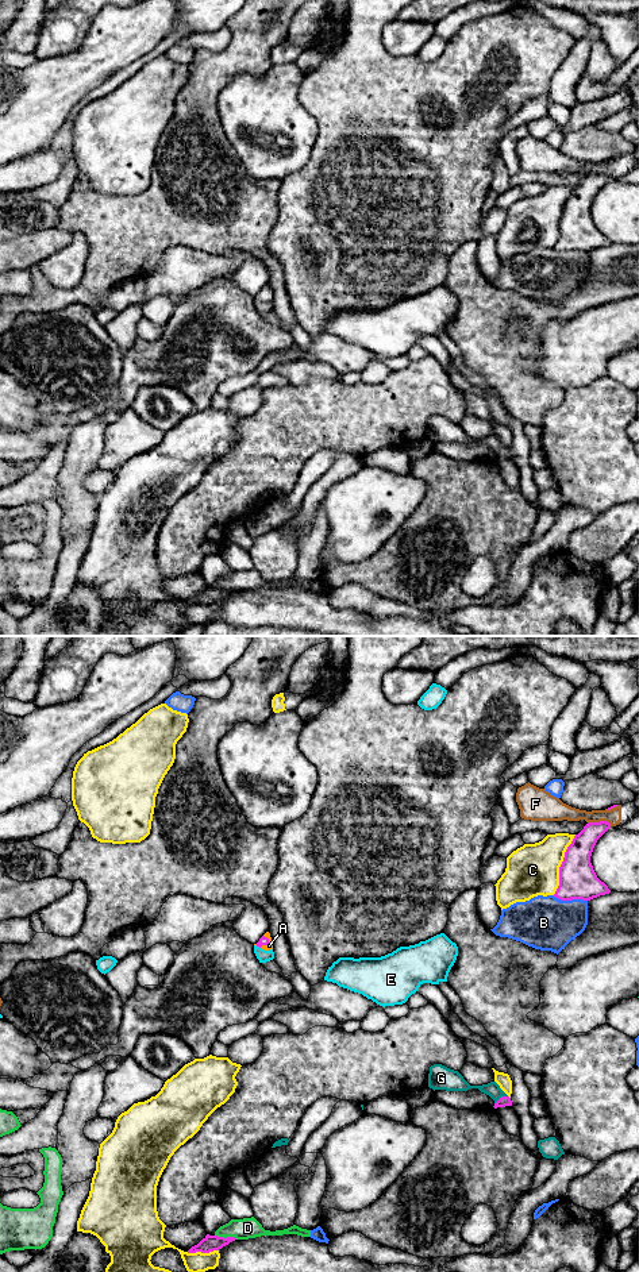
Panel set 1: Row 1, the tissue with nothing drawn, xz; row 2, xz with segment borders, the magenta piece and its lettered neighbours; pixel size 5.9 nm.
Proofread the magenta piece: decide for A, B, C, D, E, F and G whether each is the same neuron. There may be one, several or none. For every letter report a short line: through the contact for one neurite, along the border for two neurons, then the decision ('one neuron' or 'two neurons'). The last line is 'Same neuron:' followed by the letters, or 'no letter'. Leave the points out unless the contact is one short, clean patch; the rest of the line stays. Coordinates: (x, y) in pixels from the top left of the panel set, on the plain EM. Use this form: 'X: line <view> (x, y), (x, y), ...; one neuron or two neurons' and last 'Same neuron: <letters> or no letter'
A: line xz (264, 292), (268, 295), (269, 297); one neuron
B: two neurons
C: two neurons
D: two neurons
E: two neurons
F: two neurons
G: two neurons
Same neuron: A

